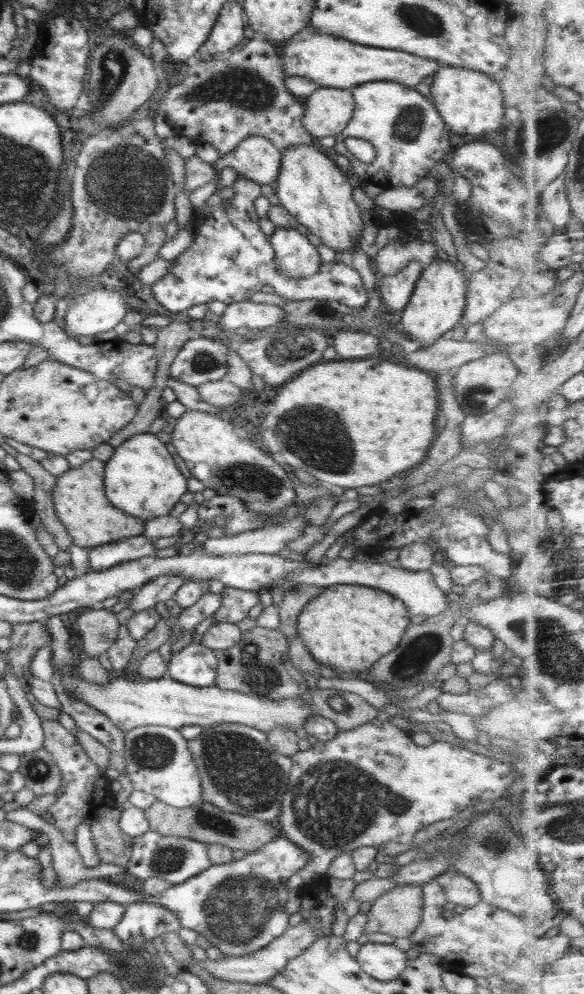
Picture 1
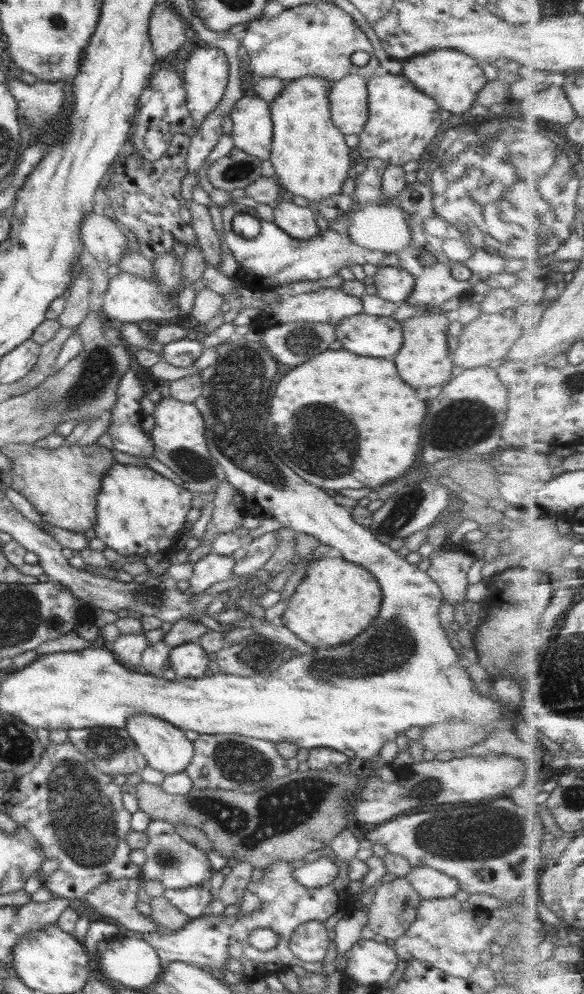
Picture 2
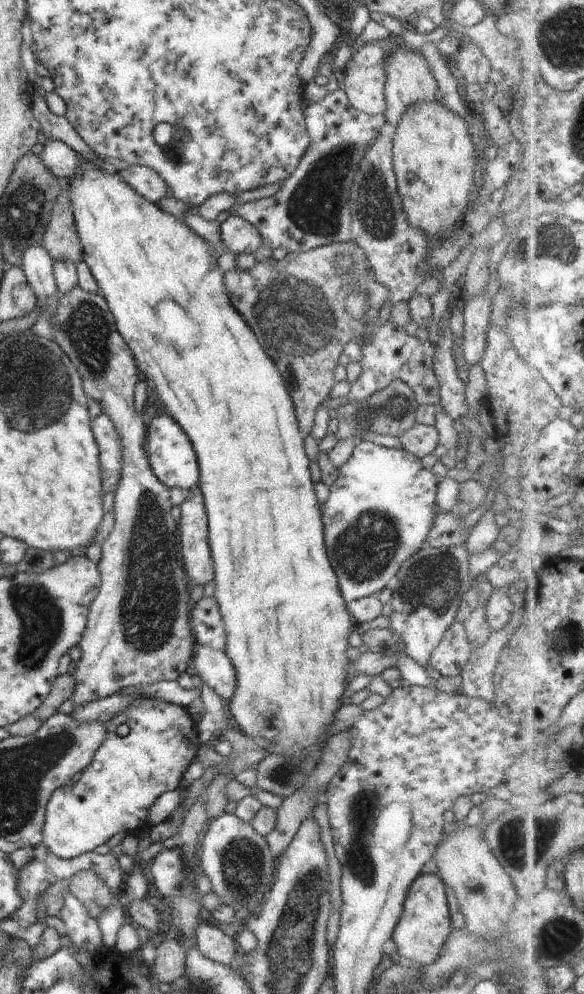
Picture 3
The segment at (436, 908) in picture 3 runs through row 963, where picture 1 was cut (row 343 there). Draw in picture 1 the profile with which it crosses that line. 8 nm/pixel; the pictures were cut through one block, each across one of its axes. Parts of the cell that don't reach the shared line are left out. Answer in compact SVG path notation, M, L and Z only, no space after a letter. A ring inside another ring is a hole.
M434 258L430 264L424 265L424 270L417 280L408 304L402 309L402 318L398 325L404 330L410 340L418 342L419 348L426 348L443 337L460 323L464 308L466 308L465 294L467 292L466 279L455 265L442 258Z

